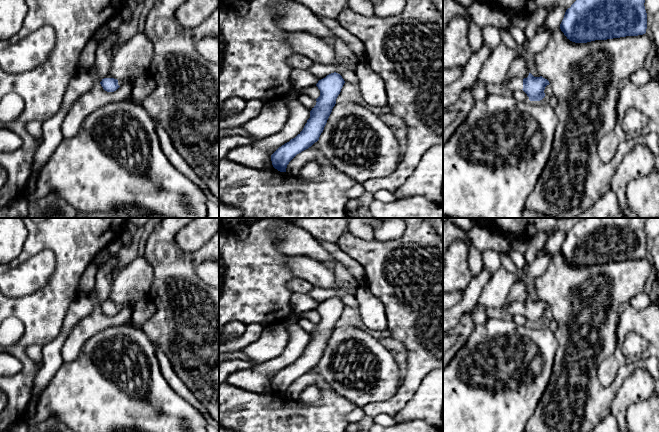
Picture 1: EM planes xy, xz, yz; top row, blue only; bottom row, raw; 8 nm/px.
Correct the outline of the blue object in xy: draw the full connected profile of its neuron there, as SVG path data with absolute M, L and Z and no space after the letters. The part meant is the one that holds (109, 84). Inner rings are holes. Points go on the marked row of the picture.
M104 78L100 82L103 89L107 92L114 92L123 84L127 84L132 79L130 78L122 78L122 79L114 79L114 78Z

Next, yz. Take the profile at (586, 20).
M576 0L560 24L572 42L587 43L646 33L645 0Z

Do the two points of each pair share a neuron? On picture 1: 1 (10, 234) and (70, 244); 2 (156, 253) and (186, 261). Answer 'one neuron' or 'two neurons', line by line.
1: two neurons
2: one neuron

